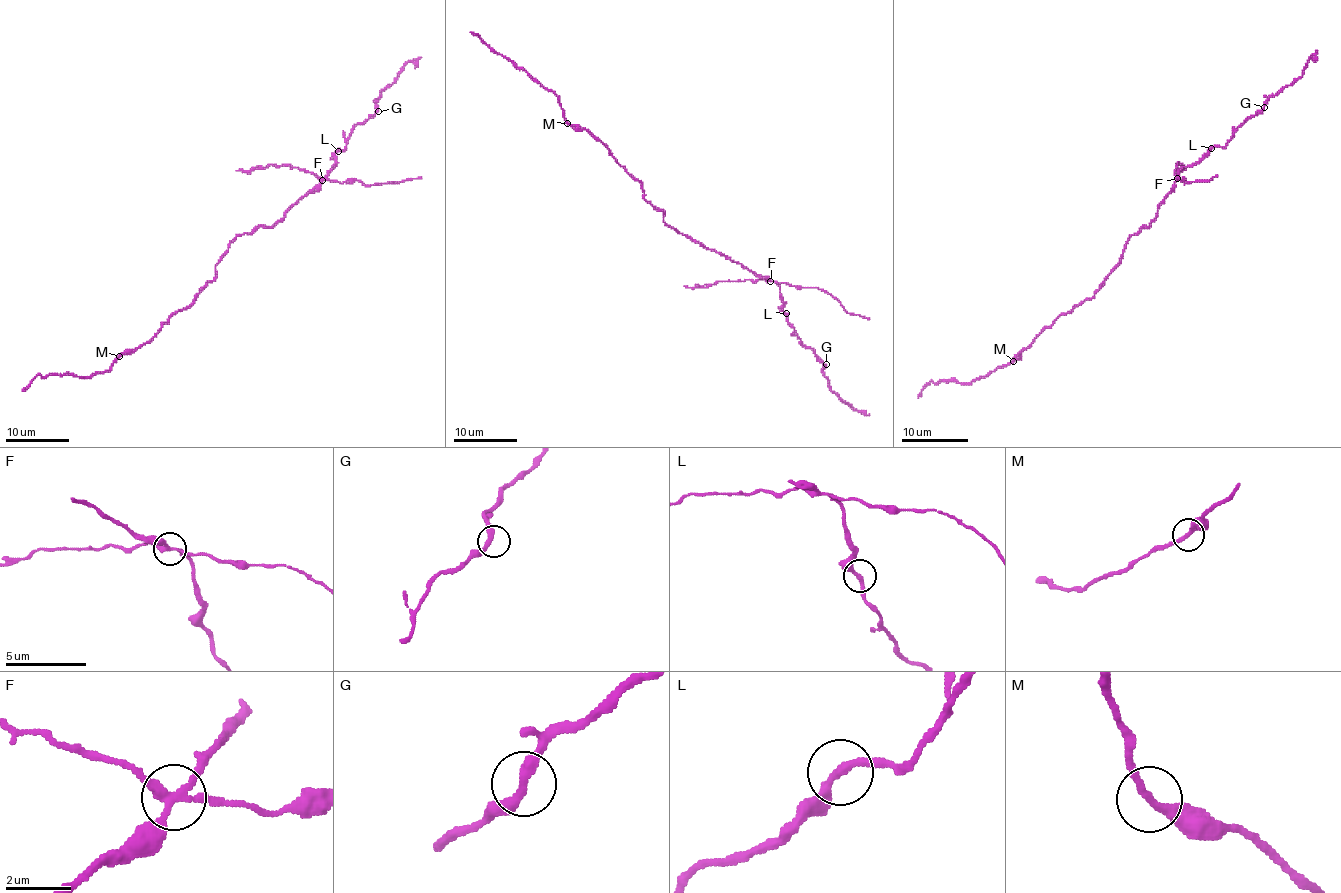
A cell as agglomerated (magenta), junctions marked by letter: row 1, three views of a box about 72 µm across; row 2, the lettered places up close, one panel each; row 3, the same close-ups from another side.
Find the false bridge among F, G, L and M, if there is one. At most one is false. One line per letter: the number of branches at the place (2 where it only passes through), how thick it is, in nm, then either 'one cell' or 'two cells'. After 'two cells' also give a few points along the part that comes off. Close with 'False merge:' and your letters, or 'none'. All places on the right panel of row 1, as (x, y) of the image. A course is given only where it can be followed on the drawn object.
F: 4 branches meet; 240 nm thick; two cells; foreign part runs (1177, 178), (1181, 182), (1184, 178), (1184, 183), (1209, 182), (1217, 175)
G: 2 branches meet; 320 nm thick; one cell
L: 2 branches meet; 240 nm thick; one cell
M: 2 branches meet; 280 nm thick; one cell
False merge: F

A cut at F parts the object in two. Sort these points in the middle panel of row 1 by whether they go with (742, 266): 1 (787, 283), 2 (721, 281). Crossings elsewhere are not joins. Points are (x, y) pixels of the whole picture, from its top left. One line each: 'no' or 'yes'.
1: no
2: no

